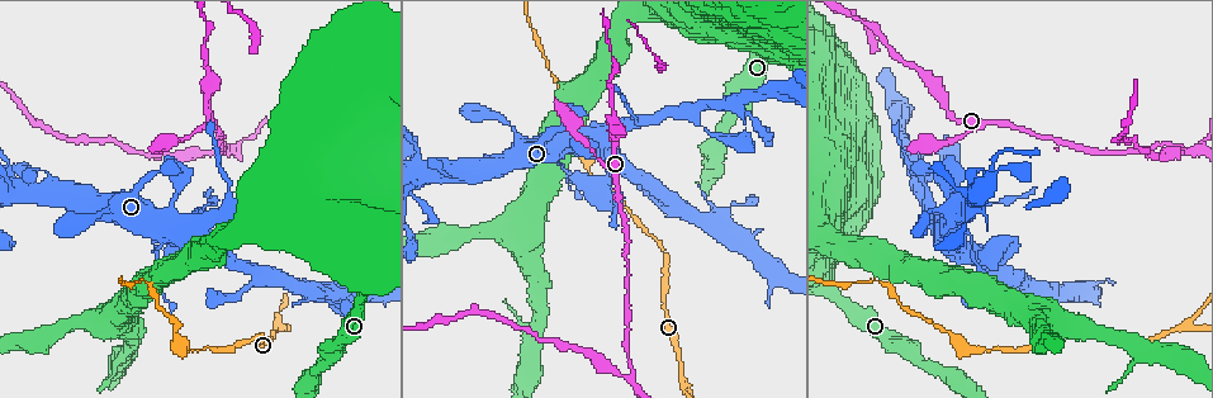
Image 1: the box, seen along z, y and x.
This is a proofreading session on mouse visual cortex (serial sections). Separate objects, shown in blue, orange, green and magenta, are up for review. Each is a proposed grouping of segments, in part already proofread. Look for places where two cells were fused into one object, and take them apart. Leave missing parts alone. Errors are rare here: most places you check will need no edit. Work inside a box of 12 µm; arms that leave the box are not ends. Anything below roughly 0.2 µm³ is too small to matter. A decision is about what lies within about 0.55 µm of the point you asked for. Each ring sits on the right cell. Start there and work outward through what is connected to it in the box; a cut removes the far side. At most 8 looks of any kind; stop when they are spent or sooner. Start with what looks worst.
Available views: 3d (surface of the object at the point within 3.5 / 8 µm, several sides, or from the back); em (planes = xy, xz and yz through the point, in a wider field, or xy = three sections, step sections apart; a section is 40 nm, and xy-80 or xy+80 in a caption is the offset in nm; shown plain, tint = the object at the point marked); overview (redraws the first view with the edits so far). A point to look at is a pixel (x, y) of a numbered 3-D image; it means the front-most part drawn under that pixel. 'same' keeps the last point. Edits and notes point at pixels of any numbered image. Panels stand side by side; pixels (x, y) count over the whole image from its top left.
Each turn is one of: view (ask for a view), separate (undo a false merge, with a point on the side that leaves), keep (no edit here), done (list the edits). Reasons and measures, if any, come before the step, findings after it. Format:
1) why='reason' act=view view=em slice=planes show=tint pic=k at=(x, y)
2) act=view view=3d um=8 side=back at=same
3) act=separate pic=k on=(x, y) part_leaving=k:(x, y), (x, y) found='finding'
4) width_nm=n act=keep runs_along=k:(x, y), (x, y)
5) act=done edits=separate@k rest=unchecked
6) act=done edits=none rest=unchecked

why='side arm on a straight run' act=view view=3d um=3.5 pic=1 at=(274, 323)

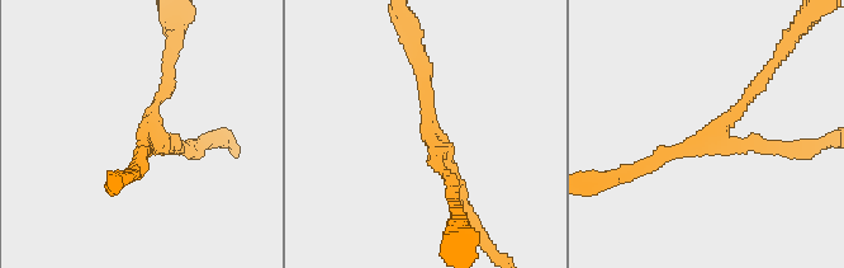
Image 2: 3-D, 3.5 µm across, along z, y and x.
act=view view=em slice=xy step=1 show=tint pic=2 at=(708, 136)

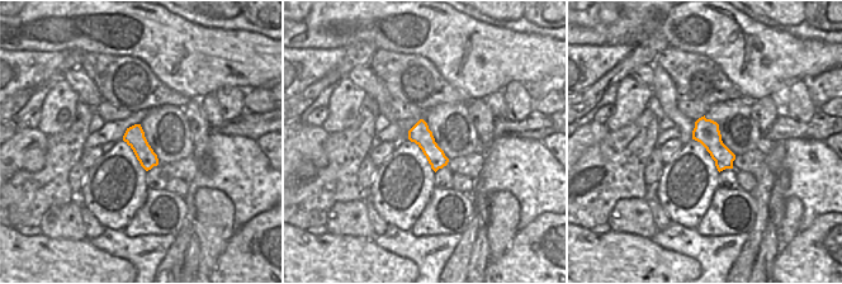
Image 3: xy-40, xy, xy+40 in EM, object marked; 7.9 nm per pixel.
arm_widths_nm=150,150,200 act=keep runs_along=2:(635, 173), (703, 141), (762, 83) found='continuous, no second cell'

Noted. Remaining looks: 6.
act=view view=em slice=xy step=2 show=tint pic=1 at=(626, 379)

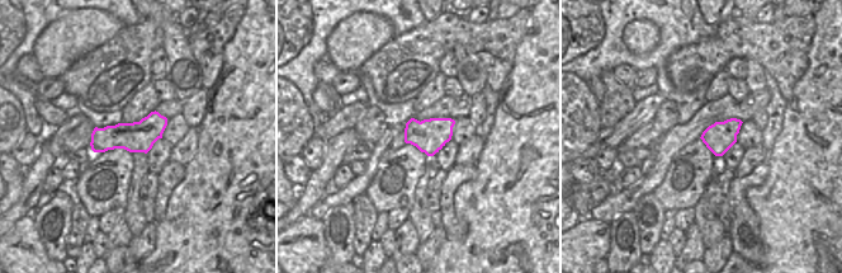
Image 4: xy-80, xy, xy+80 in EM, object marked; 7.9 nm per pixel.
why='wider look' act=view view=3d um=3.5 at=same

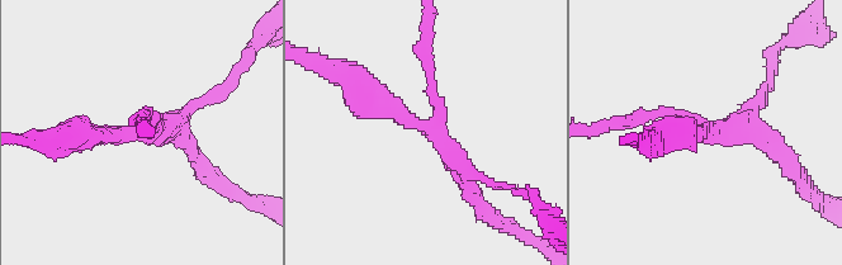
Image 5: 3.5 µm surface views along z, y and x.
width_nm=260 act=keep runs_along=5:(425, 56), (436, 102), (429, 127), (355, 81) found='continuous, no second cell'

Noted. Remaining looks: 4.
why='thick turns thin' act=view view=3d um=3.5 pic=1 at=(968, 352)

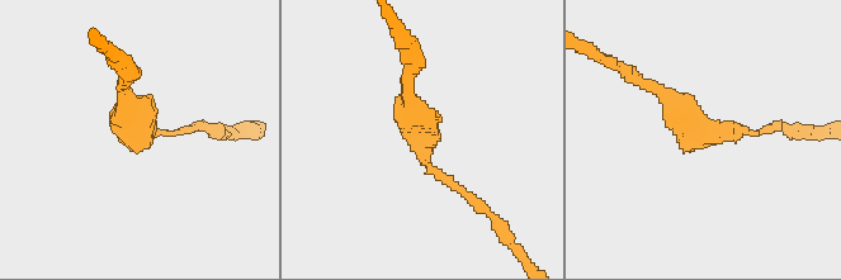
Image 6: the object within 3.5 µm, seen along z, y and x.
act=view view=em slice=xy step=5 show=tint pic=6 at=(135, 135)

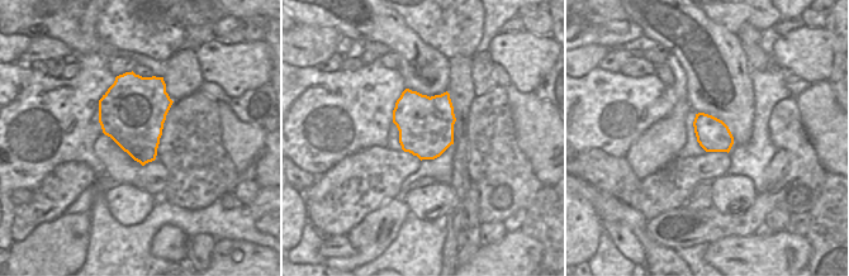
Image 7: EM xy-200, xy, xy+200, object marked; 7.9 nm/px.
why='another direction' act=view view=em slice=planes show=tint at=same

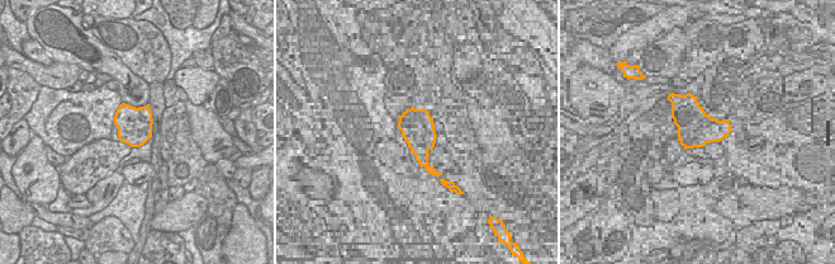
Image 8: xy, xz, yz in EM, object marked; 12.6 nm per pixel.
act=keep runs_along=6:(476, 203), (425, 164), (406, 79) found='continuous, no second cell'

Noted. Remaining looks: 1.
act=done edits=none rest=unchecked

